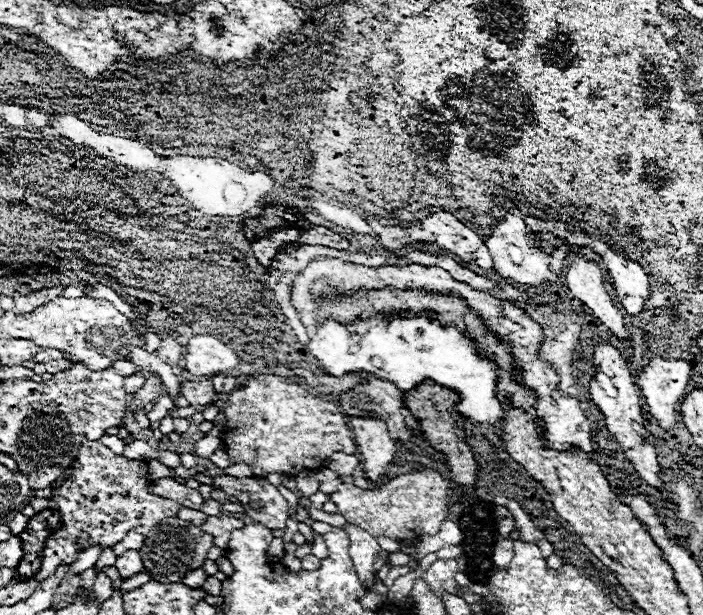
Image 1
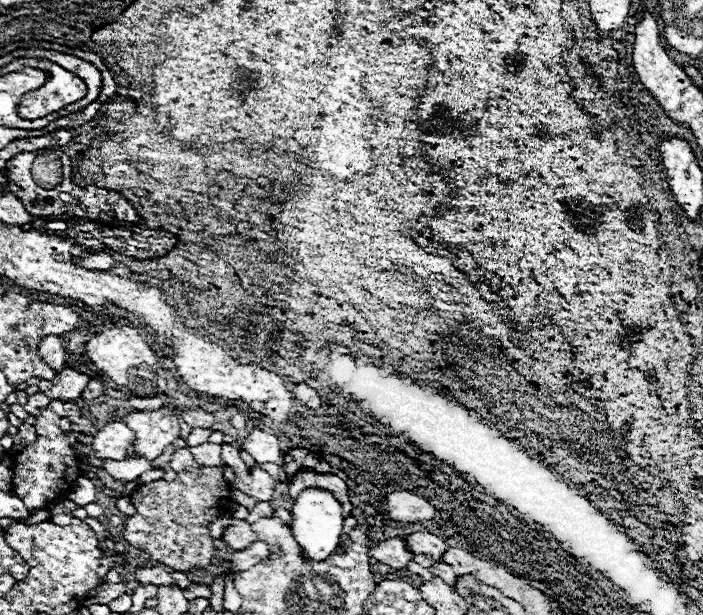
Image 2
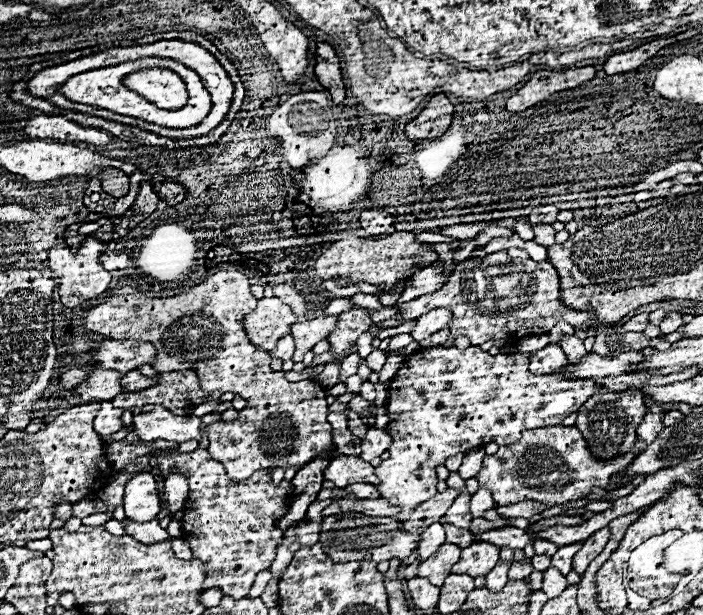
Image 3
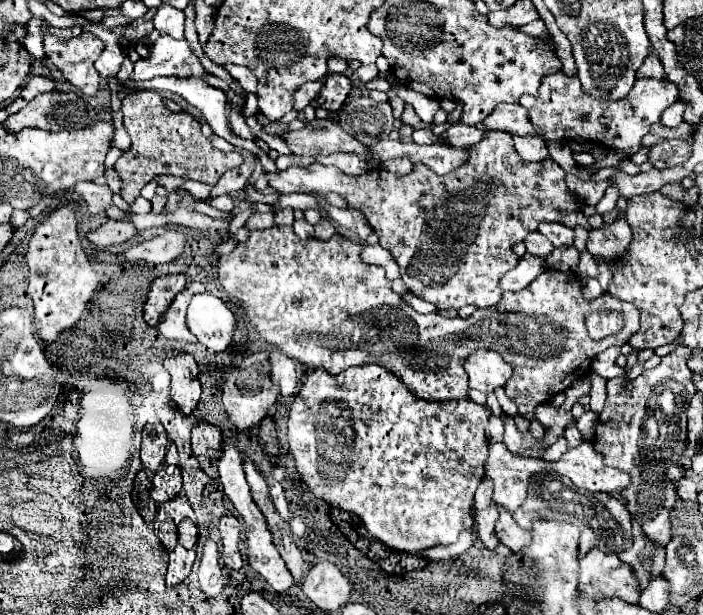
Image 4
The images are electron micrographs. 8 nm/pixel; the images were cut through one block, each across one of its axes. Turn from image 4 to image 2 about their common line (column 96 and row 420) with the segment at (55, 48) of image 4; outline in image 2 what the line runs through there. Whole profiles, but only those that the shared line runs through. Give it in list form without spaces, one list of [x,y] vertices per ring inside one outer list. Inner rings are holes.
[[[52,400],[50,406],[36,418],[34,424],[38,438],[27,445],[23,450],[16,452],[12,458],[12,492],[26,504],[28,510],[44,510],[50,502],[54,502],[62,492],[66,492],[76,478],[82,476],[82,470],[78,468],[78,456],[74,454],[74,444],[82,442],[92,428],[92,422],[80,414],[80,408],[70,402]],[[60,416],[68,416],[74,422],[72,432],[62,432],[58,428]]]

